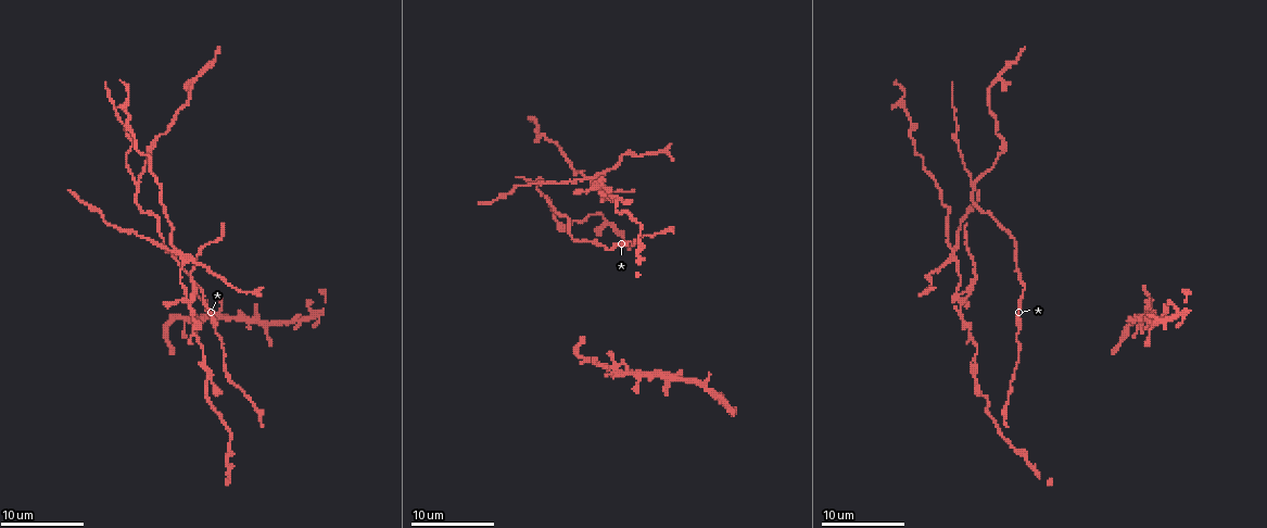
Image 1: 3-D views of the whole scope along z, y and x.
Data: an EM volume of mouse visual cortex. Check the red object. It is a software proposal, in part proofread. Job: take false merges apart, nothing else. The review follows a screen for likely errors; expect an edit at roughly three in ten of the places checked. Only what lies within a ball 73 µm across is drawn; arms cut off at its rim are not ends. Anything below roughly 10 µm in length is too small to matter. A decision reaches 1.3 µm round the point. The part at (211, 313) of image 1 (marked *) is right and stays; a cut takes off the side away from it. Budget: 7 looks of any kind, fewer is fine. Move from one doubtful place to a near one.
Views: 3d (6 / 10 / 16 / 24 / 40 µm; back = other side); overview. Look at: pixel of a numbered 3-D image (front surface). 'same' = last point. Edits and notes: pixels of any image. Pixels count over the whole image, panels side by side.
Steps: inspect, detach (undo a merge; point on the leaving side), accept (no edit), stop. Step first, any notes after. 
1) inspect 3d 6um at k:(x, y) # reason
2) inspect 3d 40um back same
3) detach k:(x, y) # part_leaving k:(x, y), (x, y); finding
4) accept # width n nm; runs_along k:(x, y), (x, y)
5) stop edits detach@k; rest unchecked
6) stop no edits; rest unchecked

inspect 3d 10um at 1:(570, 235) # calibre changes

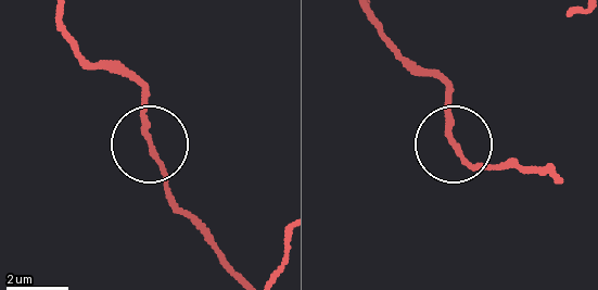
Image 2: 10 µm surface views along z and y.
accept # runs_along 2:(241, 276), (168, 191), (148, 136), (148, 85); all the same cell

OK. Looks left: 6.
inspect 3d 6um at 1:(951, 248) # a fork

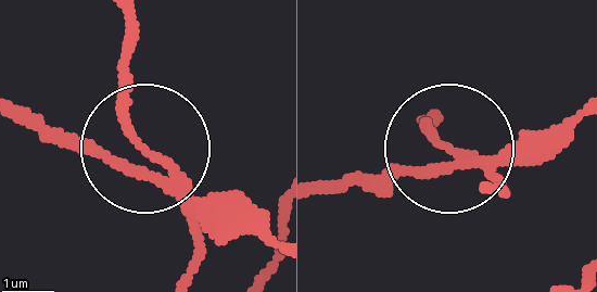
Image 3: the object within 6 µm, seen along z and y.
detach 3:(203, 251) # width 180 nm; part_leaving 3:(180, 193), (193, 241), (185, 280); two cells meet here

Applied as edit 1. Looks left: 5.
inspect overview

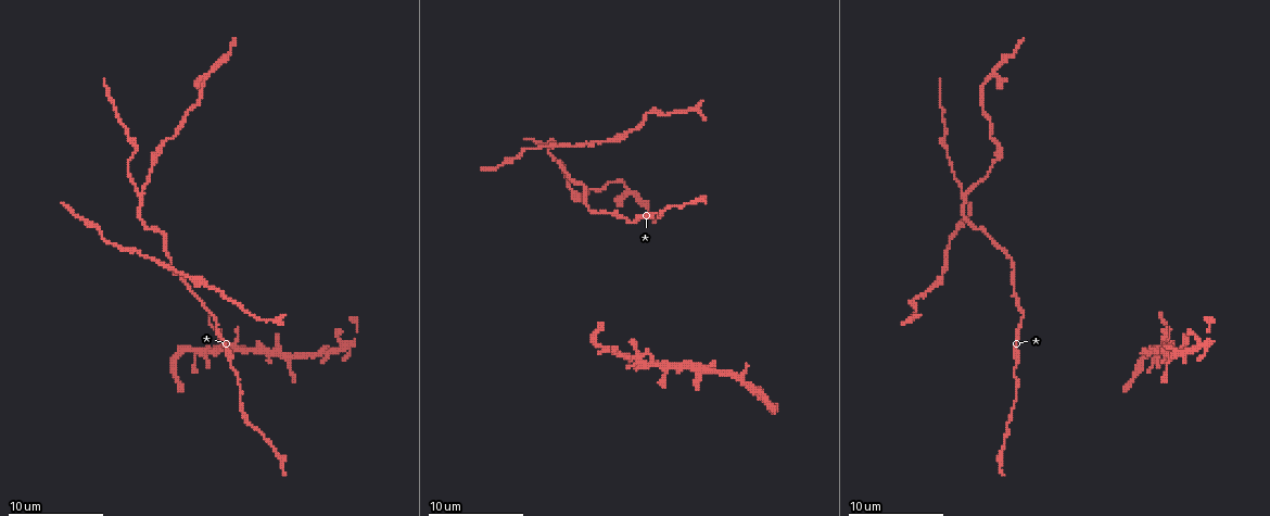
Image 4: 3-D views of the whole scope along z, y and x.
inspect 3d 16um at 4:(553, 147) # narrows sharply

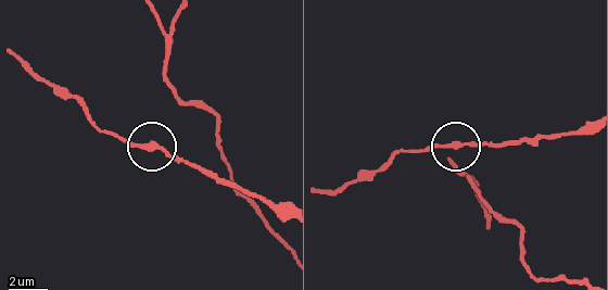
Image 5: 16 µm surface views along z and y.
accept # width 220 nm; continuous, no second cell

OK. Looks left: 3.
stop edits detach@3; rest unchecked

